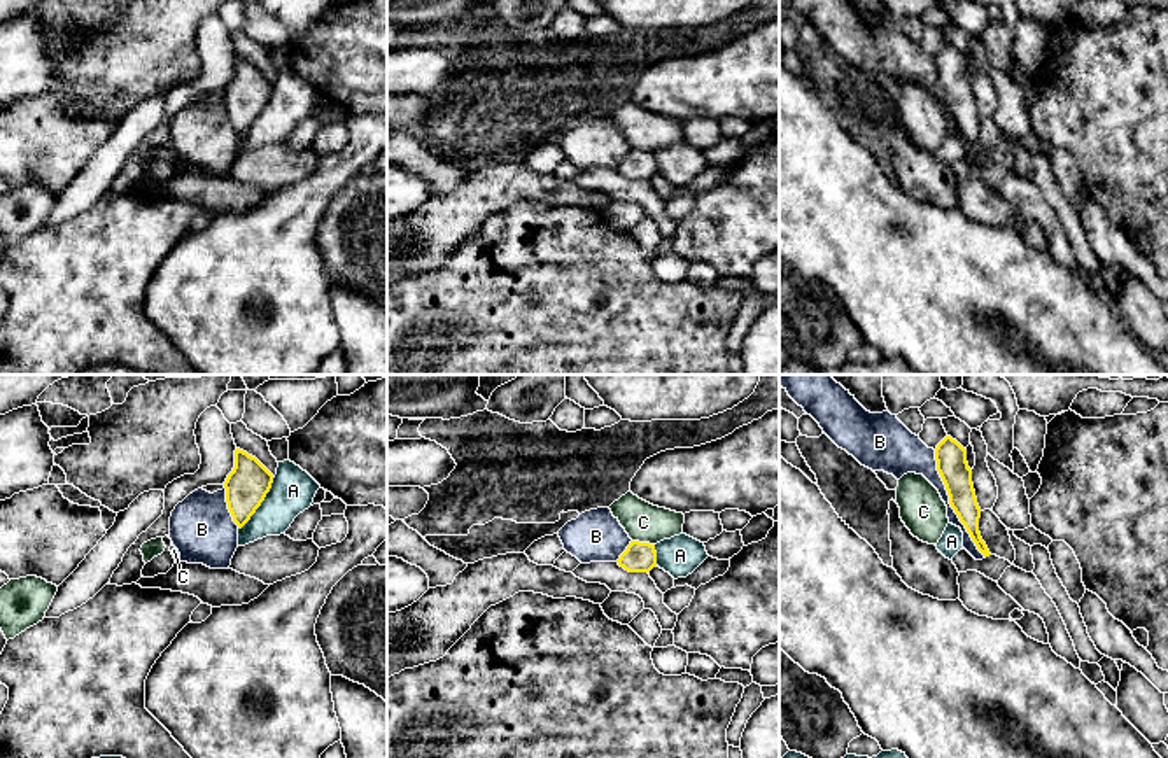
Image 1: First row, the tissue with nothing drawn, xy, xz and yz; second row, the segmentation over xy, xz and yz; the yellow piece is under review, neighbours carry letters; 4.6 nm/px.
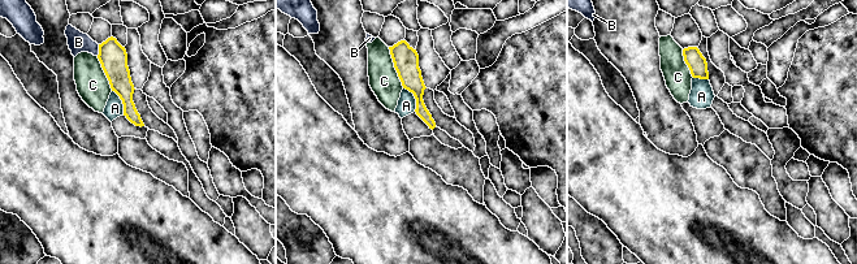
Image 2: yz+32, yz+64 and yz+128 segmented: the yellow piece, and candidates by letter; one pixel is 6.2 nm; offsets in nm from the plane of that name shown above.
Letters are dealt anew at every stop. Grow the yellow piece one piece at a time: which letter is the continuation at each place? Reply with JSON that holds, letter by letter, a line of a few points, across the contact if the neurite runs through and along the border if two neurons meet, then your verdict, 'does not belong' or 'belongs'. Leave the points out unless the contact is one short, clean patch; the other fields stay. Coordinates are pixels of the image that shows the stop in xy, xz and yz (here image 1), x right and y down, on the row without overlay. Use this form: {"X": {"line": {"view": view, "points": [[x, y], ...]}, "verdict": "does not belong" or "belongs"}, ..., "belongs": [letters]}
{"A": {"verdict": "does not belong"}, "B": {"verdict": "does not belong"}, "C": {"verdict": "does not belong"}, "belongs": []}

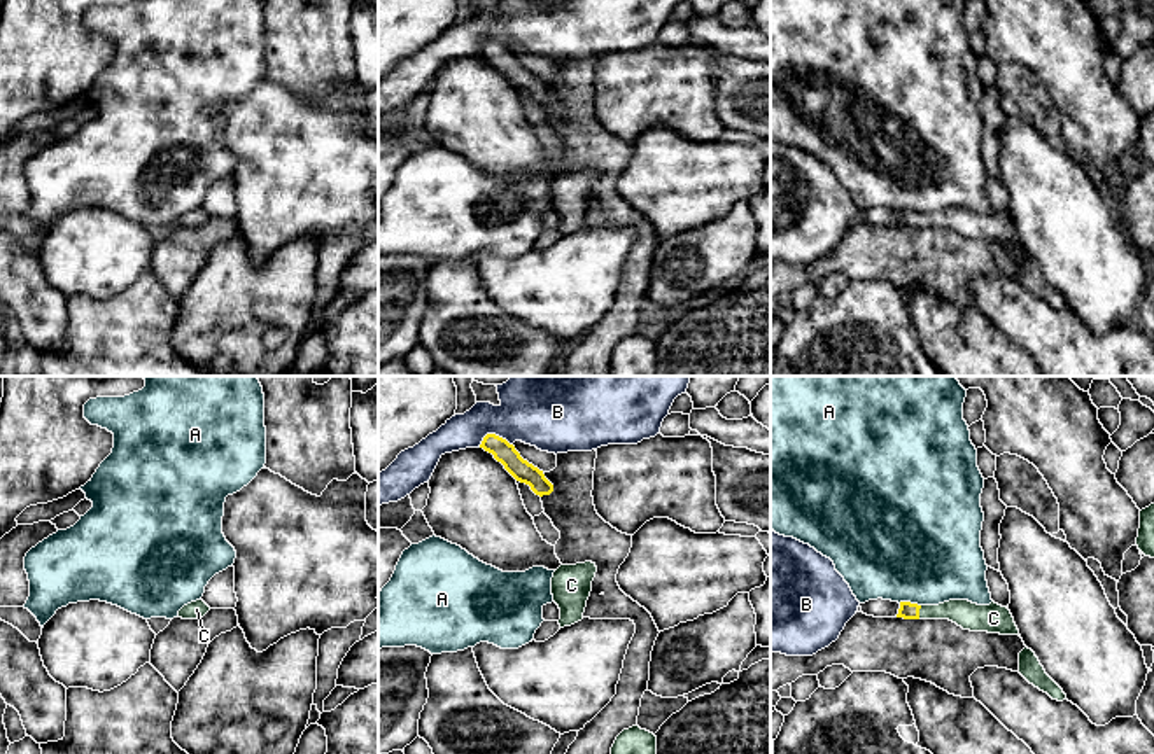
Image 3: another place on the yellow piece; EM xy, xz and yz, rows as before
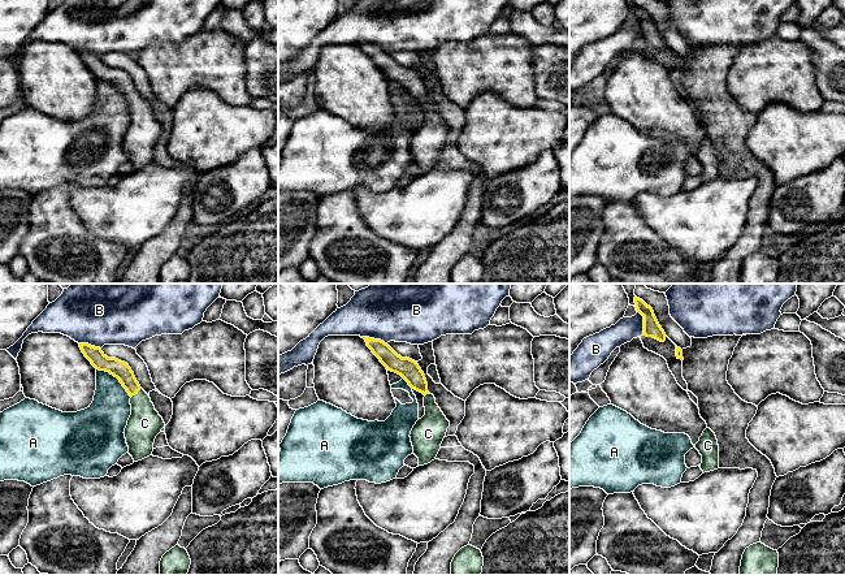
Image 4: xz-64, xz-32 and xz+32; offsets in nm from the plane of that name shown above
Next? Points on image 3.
{"A": {"verdict": "does not belong"}, "B": {"line": {"view": "xz", "points": [[512, 53], [494, 42], [487, 42], [478, 55]]}, "verdict": "does not belong"}, "C": {"verdict": "belongs"}, "belongs": ["C"]}

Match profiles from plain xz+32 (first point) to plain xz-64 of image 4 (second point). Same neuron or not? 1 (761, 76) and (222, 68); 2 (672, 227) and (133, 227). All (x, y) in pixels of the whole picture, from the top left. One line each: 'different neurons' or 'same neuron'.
1: same neuron
2: same neuron

